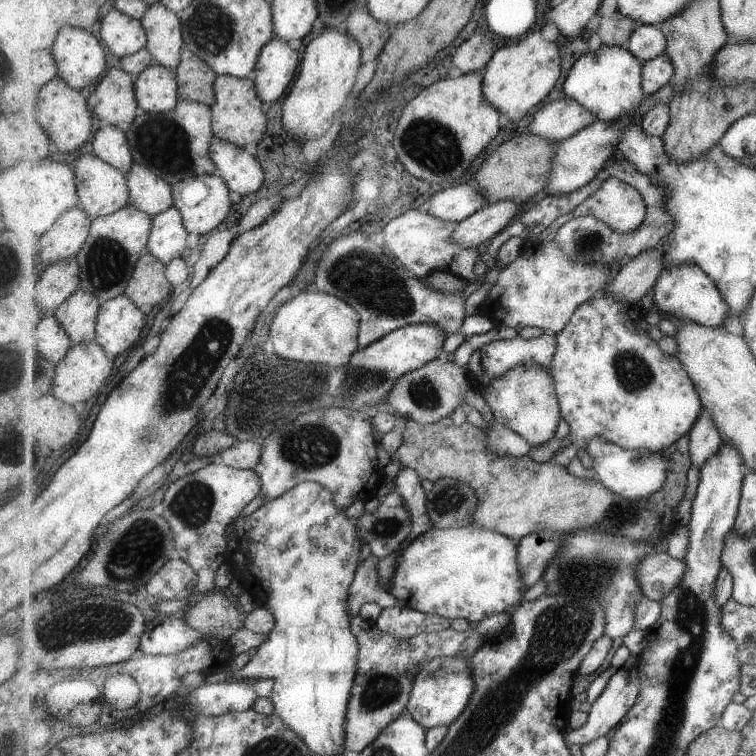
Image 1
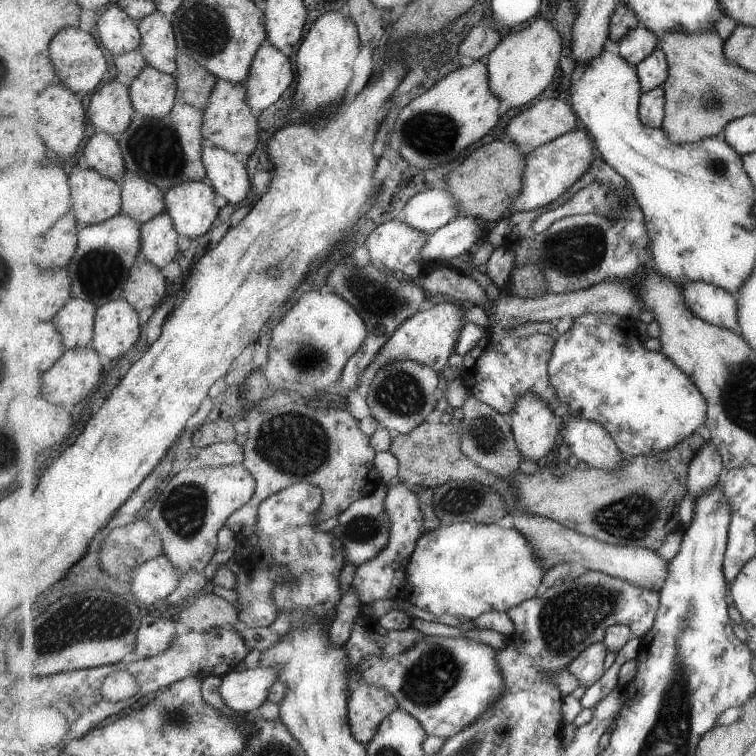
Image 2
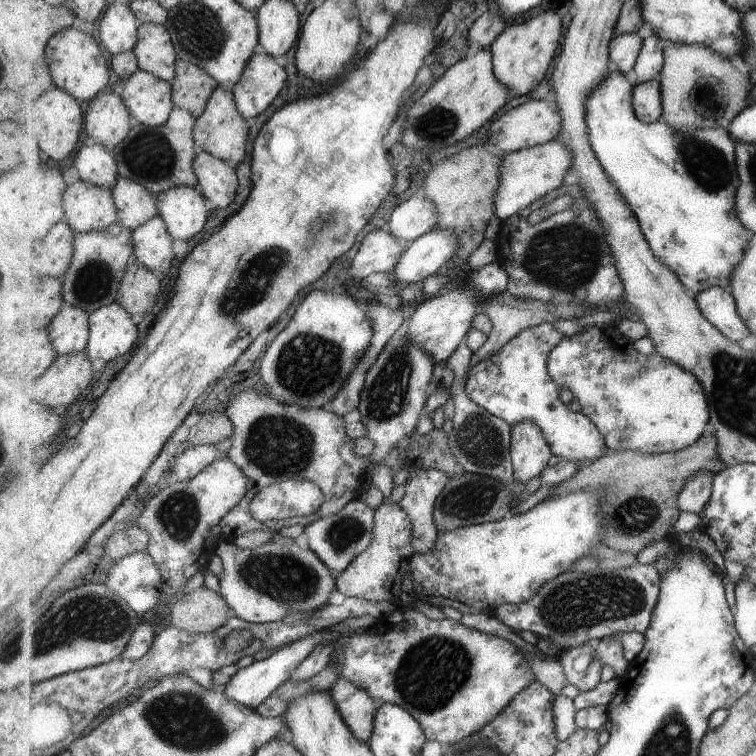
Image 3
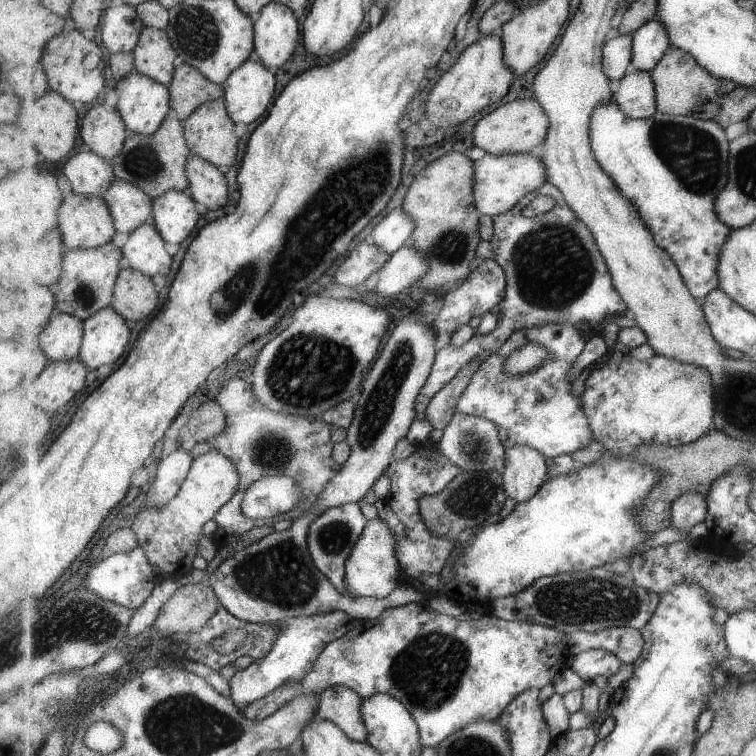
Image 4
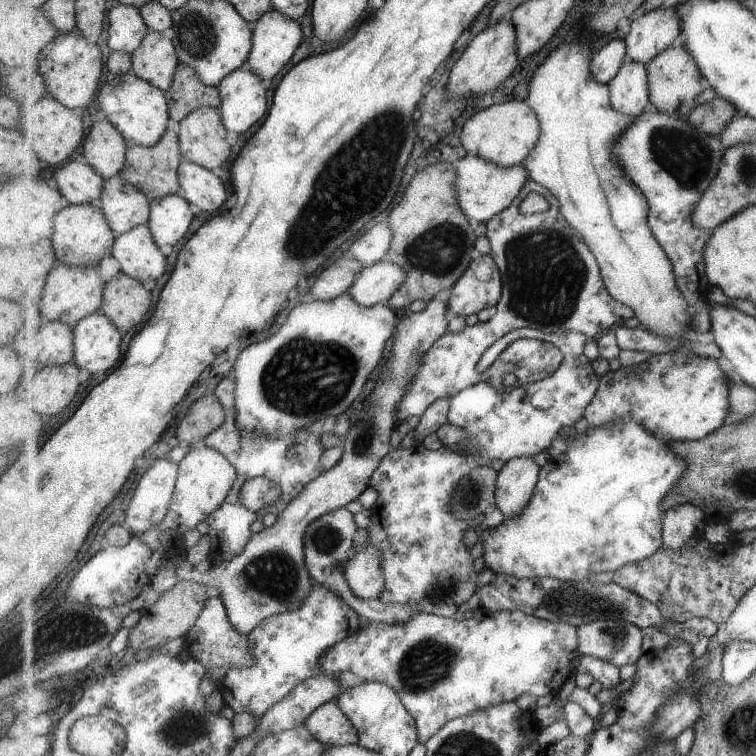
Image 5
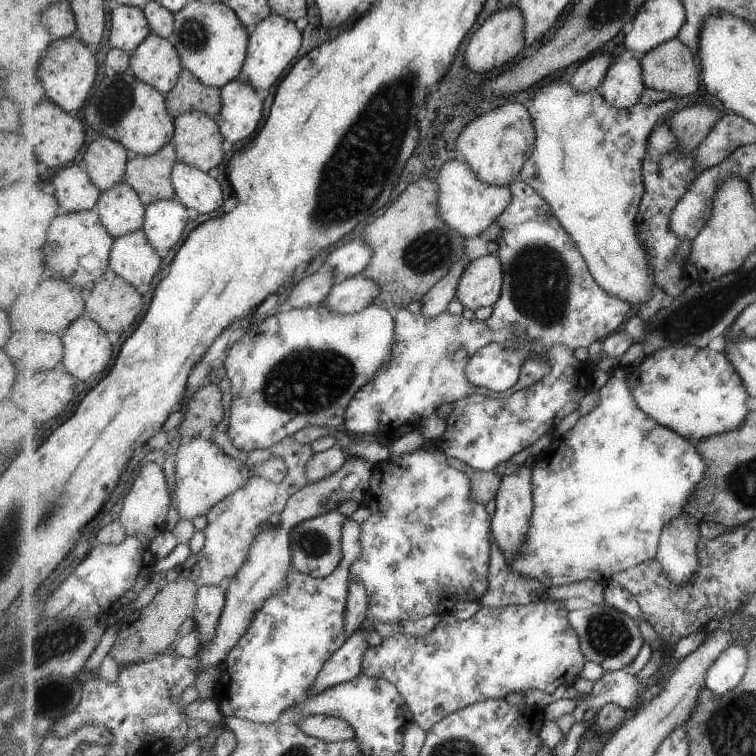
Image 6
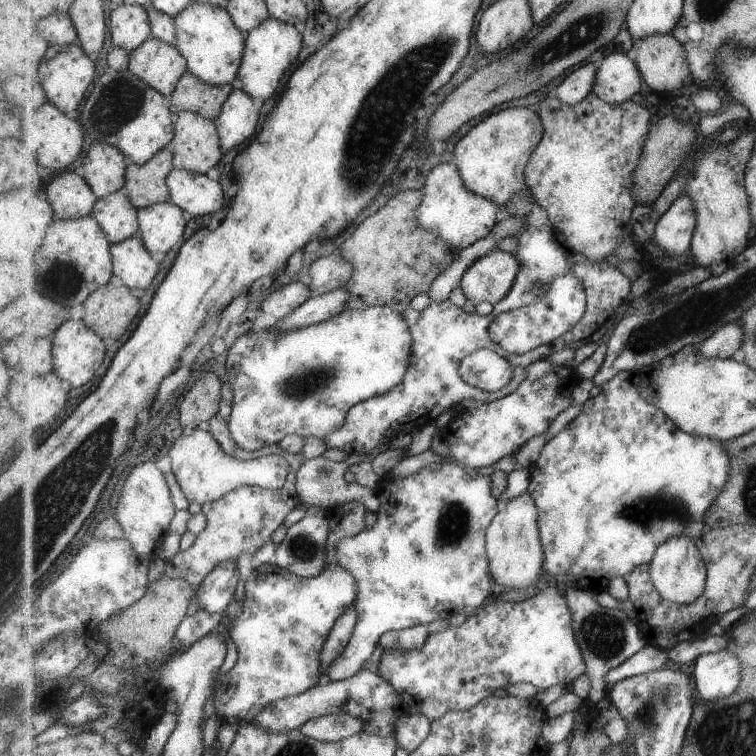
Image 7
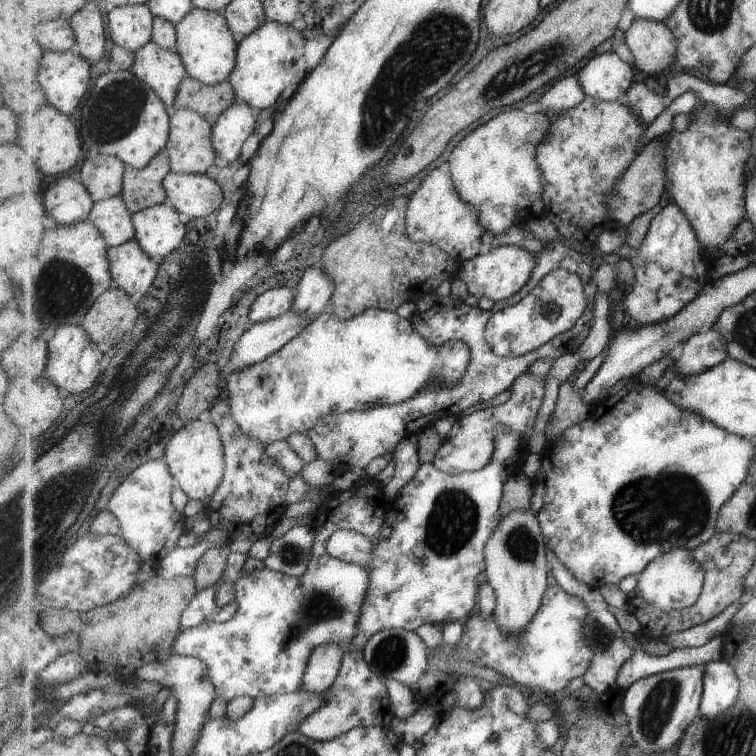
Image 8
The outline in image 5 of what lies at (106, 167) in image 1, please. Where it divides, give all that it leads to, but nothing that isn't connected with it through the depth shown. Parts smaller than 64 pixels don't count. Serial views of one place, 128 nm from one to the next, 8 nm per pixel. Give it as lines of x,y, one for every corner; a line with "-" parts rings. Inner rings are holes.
69,204
56,216
56,227
53,232
53,246
58,260
67,266
97,266
105,256
112,254
112,248
117,240
104,212
97,204

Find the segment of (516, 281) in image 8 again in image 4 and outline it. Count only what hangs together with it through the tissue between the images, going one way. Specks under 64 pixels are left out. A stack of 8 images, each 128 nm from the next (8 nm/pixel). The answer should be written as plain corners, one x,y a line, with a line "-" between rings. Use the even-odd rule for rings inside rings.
485,259
477,262
471,274
463,281
462,285
455,290
444,292
440,299
441,308
433,319
433,326
437,332
457,332
461,326
467,326
471,318
483,316
487,312
497,311
499,302
506,295
508,285
504,268
493,259

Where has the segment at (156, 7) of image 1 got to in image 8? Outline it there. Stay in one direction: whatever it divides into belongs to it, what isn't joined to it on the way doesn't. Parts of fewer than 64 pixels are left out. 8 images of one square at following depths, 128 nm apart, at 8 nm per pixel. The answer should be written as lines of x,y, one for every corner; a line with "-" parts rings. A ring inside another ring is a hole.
151,41
135,51
135,56
130,70
153,88
172,111
181,83
188,77
188,68
179,53

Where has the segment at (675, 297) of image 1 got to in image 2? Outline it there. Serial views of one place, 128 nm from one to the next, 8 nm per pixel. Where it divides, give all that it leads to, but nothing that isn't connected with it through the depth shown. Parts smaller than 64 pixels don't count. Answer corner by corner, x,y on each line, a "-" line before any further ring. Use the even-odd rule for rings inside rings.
691,280
679,288
687,306
703,320
729,330
739,328
738,297
732,292
701,280

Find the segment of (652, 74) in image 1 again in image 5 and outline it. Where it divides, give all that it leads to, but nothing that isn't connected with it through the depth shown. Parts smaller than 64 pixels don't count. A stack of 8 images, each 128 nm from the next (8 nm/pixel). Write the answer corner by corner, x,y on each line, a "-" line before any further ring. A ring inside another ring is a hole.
658,8
632,19
630,33
624,40
631,60
648,65
667,50
679,34
681,18
677,10

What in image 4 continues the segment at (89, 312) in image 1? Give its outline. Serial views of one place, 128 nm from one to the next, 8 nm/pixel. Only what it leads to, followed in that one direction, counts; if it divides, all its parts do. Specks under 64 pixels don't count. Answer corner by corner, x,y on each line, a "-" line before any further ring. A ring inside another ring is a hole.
55,311
47,328
37,336
49,361
80,360
85,332
83,320
73,314

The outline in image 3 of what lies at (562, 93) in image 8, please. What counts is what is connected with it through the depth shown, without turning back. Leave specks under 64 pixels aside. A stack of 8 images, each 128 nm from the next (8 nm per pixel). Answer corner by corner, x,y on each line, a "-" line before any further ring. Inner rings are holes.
637,32
616,35
610,43
610,60
613,69
619,70
627,76
637,64
641,56
645,38
641,38

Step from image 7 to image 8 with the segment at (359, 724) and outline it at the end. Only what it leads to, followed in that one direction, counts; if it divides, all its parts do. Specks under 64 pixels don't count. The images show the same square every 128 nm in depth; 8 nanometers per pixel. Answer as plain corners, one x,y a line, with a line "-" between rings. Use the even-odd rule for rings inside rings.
349,652
343,656
341,670
333,686
325,693
323,706
300,724
298,731
313,740
335,740
357,727
389,727
394,718
387,686
365,662
362,652

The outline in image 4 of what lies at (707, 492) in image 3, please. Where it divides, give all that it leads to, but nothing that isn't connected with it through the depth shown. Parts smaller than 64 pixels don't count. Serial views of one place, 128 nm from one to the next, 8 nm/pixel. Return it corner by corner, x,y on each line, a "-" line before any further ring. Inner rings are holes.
687,492
683,496
679,496
673,503
673,524
678,528
679,535
685,535
693,530
693,526
697,526
699,522
704,522
708,515
707,496
699,494
699,492

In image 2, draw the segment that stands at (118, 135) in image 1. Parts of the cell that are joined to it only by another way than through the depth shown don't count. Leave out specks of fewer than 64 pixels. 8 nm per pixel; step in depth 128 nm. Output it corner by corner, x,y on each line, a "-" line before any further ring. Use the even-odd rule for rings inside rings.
107,132
93,134
84,148
88,166
122,185
128,168
117,138

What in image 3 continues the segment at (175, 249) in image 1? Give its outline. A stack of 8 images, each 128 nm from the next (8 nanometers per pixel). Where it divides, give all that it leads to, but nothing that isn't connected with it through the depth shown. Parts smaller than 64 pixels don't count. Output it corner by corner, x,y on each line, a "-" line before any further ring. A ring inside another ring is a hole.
156,216
133,231
134,260
155,272
167,274
177,260
173,254
173,236
161,216

